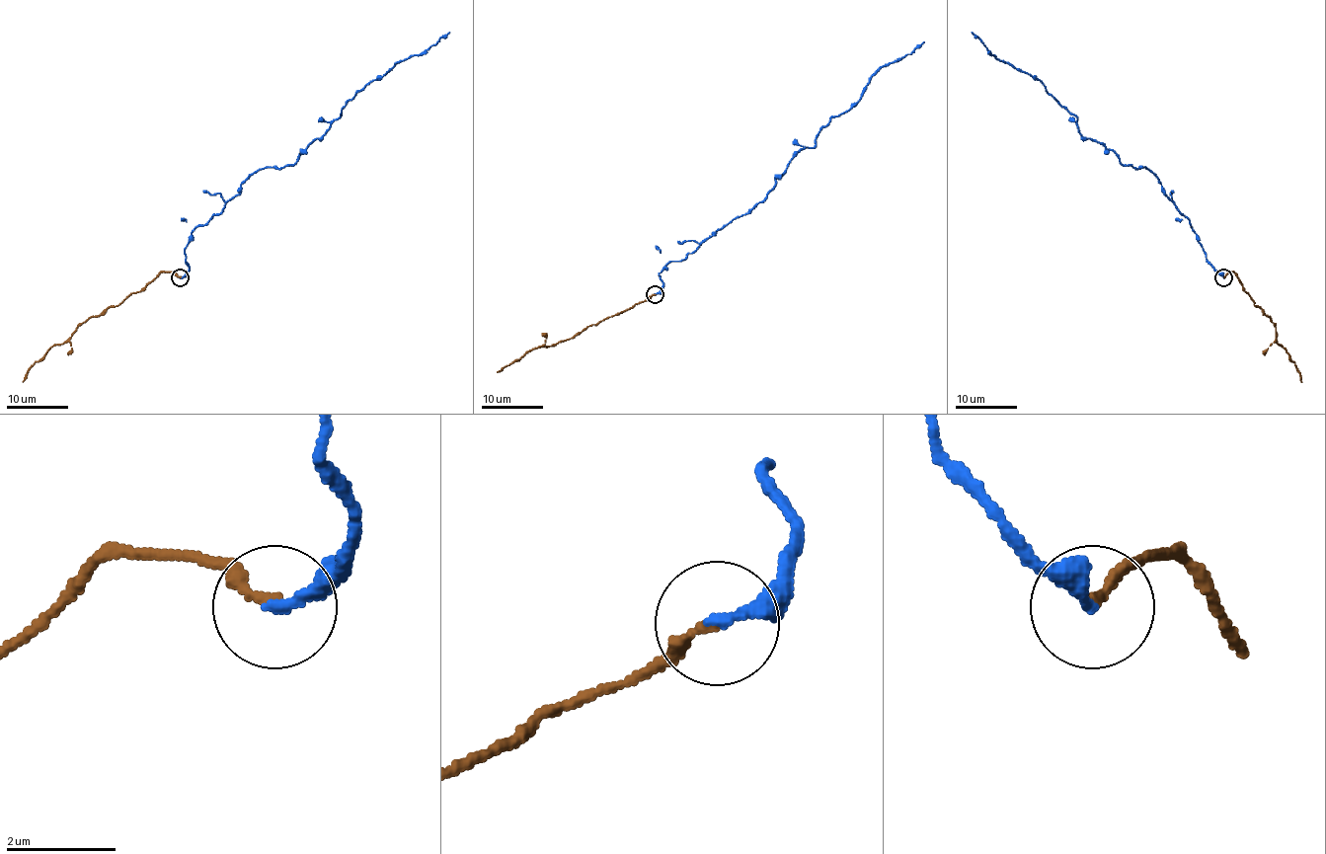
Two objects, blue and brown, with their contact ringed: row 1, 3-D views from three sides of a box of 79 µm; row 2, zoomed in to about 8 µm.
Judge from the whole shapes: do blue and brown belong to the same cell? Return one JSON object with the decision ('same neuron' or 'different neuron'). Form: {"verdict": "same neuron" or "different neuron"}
{"verdict": "same neuron"}

